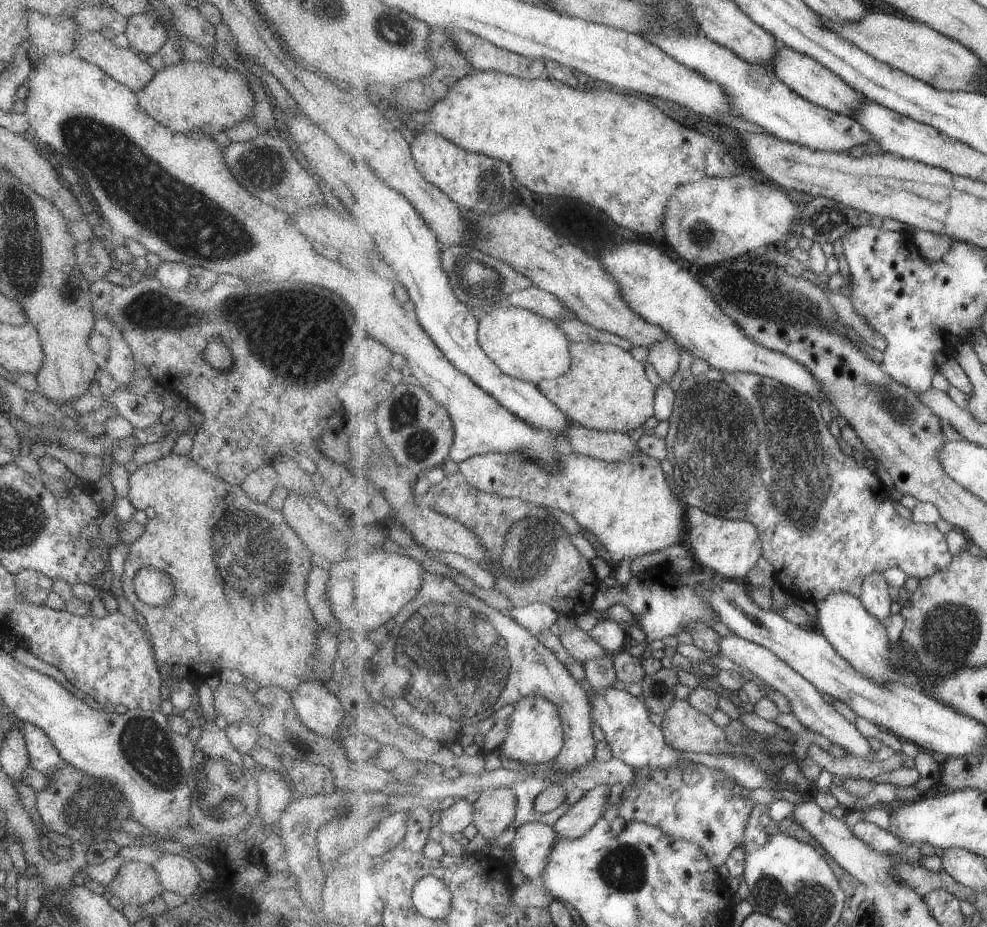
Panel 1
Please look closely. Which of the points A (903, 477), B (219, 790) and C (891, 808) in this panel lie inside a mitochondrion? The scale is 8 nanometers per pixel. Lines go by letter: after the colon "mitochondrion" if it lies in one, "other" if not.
A: other
B: mitochondrion
C: other

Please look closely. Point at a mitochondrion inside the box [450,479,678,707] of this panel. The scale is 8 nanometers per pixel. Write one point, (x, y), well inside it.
(532, 545)

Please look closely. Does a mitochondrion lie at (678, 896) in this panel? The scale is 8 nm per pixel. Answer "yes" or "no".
no

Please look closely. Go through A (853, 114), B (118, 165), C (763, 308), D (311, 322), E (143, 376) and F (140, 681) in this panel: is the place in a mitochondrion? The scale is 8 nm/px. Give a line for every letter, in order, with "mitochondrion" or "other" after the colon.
A: other
B: mitochondrion
C: mitochondrion
D: mitochondrion
E: other
F: other

